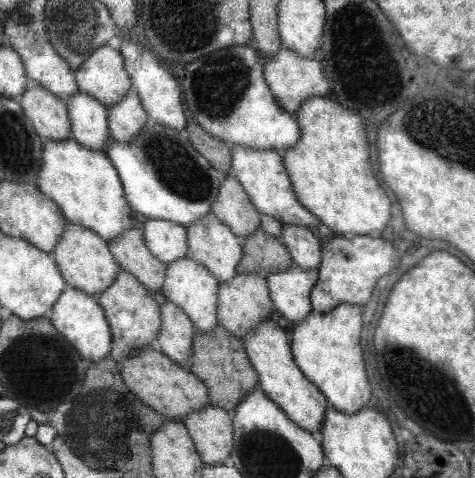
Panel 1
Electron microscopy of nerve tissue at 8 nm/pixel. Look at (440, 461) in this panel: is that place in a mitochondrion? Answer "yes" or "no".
no

